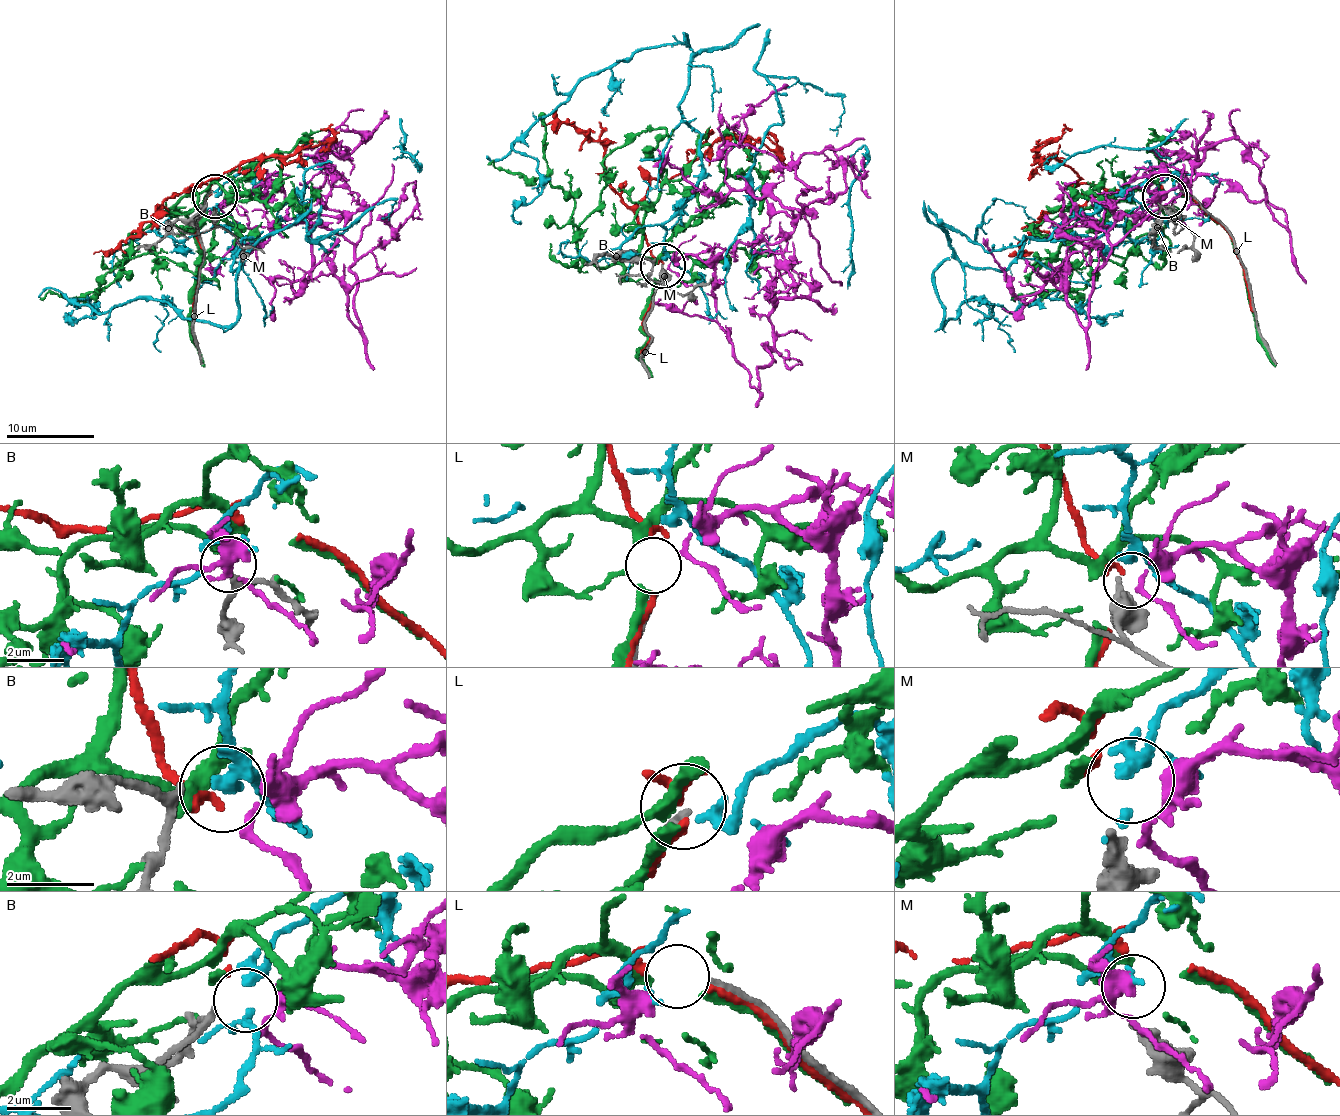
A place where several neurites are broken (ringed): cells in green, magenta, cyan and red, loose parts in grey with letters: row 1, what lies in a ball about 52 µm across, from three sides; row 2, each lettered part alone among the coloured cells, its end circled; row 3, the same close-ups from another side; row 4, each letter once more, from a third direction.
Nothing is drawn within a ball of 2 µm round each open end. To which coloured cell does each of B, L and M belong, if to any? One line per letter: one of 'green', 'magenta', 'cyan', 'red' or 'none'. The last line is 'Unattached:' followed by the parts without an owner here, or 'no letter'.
B: magenta
L: none
M: none
Unattached: L, M

